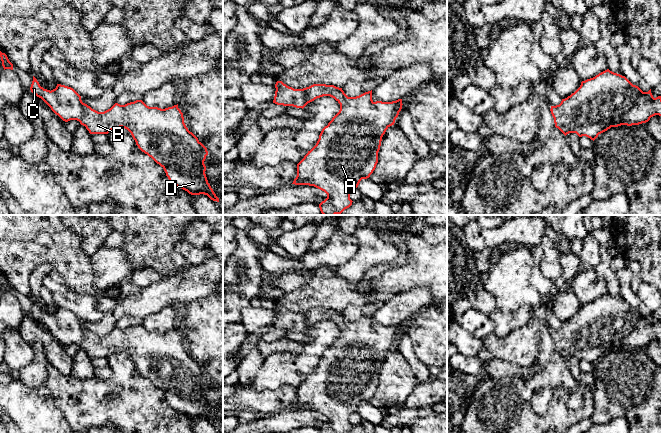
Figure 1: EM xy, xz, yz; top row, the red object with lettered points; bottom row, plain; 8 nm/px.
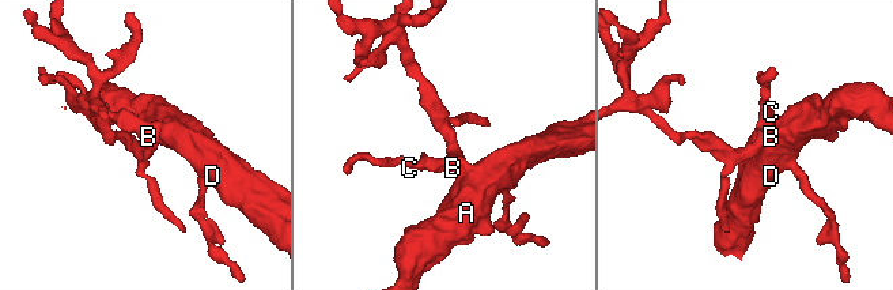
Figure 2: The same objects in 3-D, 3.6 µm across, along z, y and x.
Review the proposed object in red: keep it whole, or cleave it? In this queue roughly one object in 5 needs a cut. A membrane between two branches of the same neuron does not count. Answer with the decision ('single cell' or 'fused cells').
single cell

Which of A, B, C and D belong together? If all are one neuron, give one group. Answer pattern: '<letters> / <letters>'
A B C D

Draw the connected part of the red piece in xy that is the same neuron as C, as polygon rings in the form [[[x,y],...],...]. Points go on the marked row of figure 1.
[[[33,76],[30,90],[63,121],[77,120],[86,127],[90,134],[108,134],[111,130],[120,127],[127,129],[138,148],[164,169],[173,185],[191,195],[204,194],[211,200],[219,202],[219,198],[208,183],[205,174],[204,161],[208,155],[207,148],[186,127],[178,104],[161,109],[149,107],[142,100],[136,100],[125,105],[115,103],[110,109],[98,112],[83,103],[81,96],[73,88],[65,85],[57,84],[56,88],[50,91],[41,87]]]

